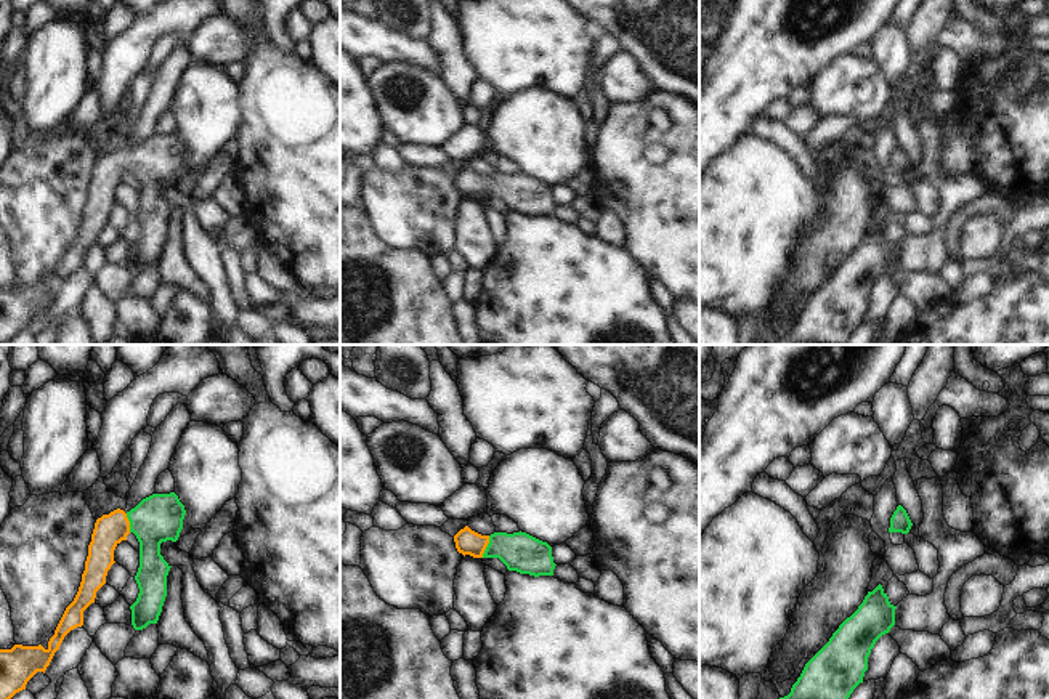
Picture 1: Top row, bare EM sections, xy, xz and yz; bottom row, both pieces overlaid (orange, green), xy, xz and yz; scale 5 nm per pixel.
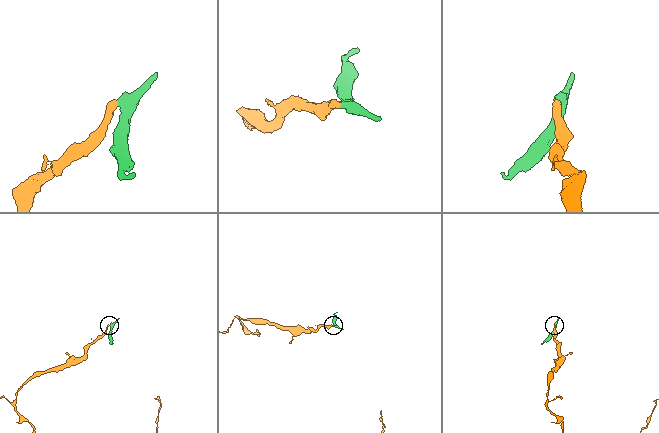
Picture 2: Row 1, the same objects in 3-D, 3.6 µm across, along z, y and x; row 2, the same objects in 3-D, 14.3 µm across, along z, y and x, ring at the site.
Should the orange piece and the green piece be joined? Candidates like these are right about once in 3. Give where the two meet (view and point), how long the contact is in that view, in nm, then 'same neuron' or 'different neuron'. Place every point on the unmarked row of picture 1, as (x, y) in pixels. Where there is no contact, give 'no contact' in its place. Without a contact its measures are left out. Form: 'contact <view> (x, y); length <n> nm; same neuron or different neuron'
contact xz (486, 186); length 120 nm; same neuron

